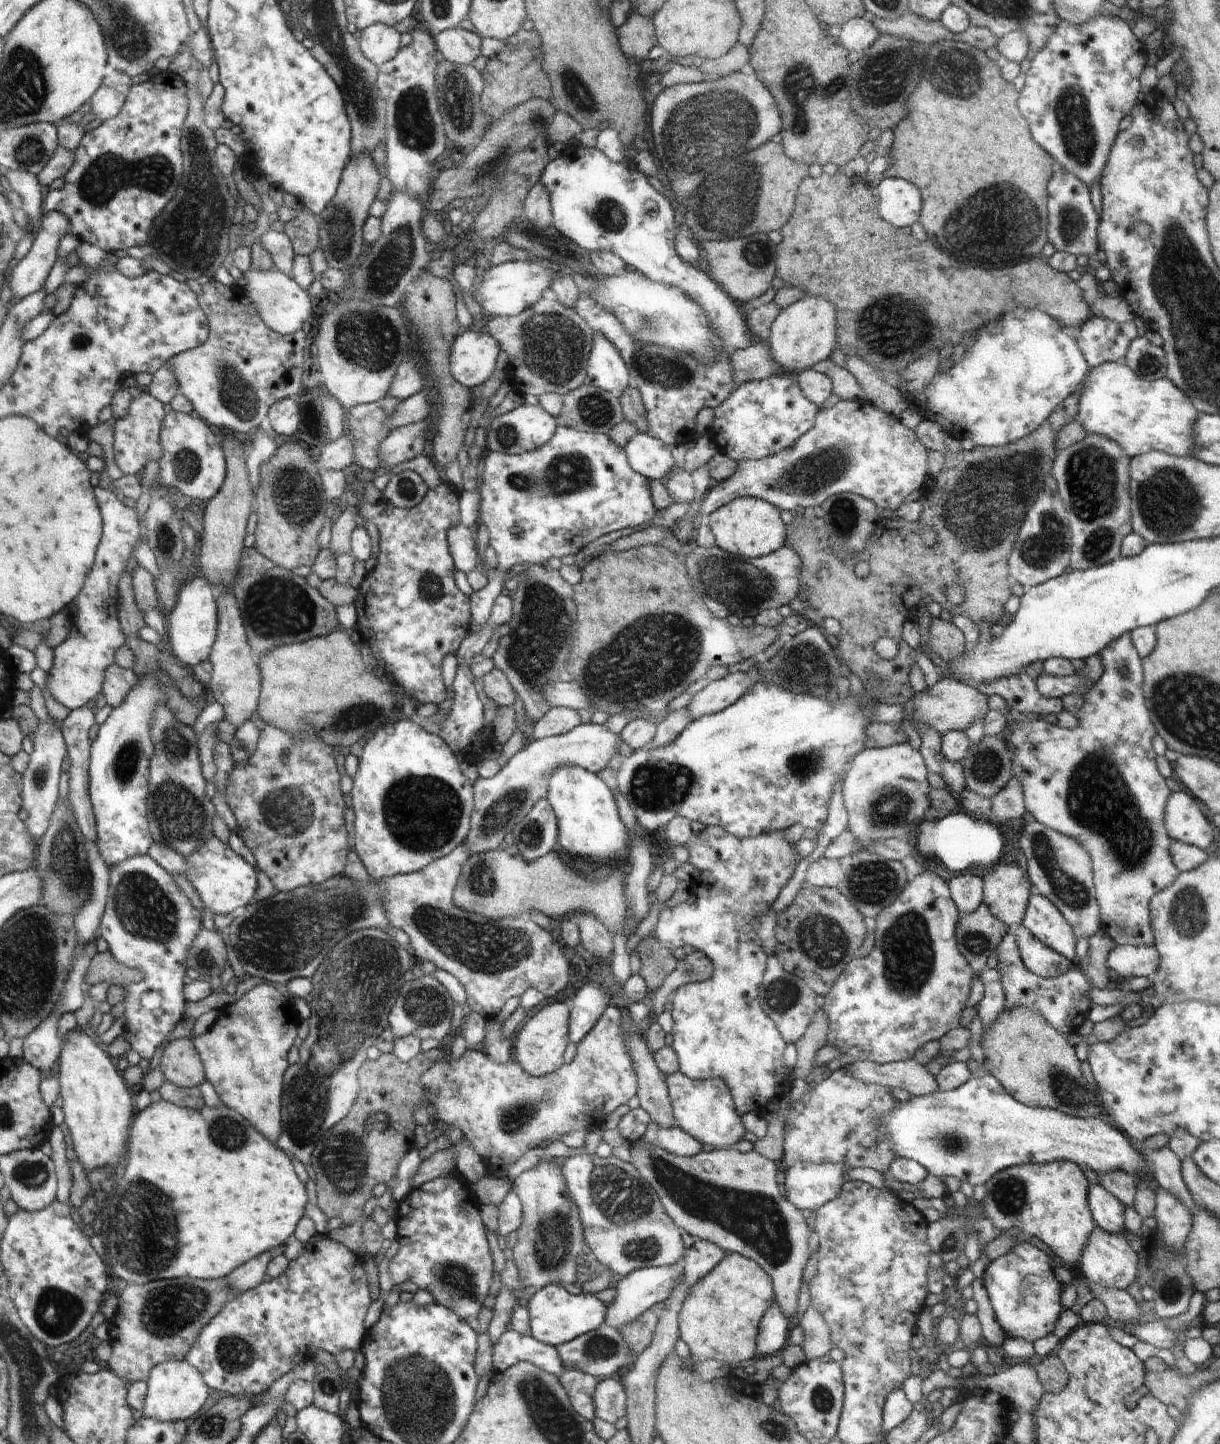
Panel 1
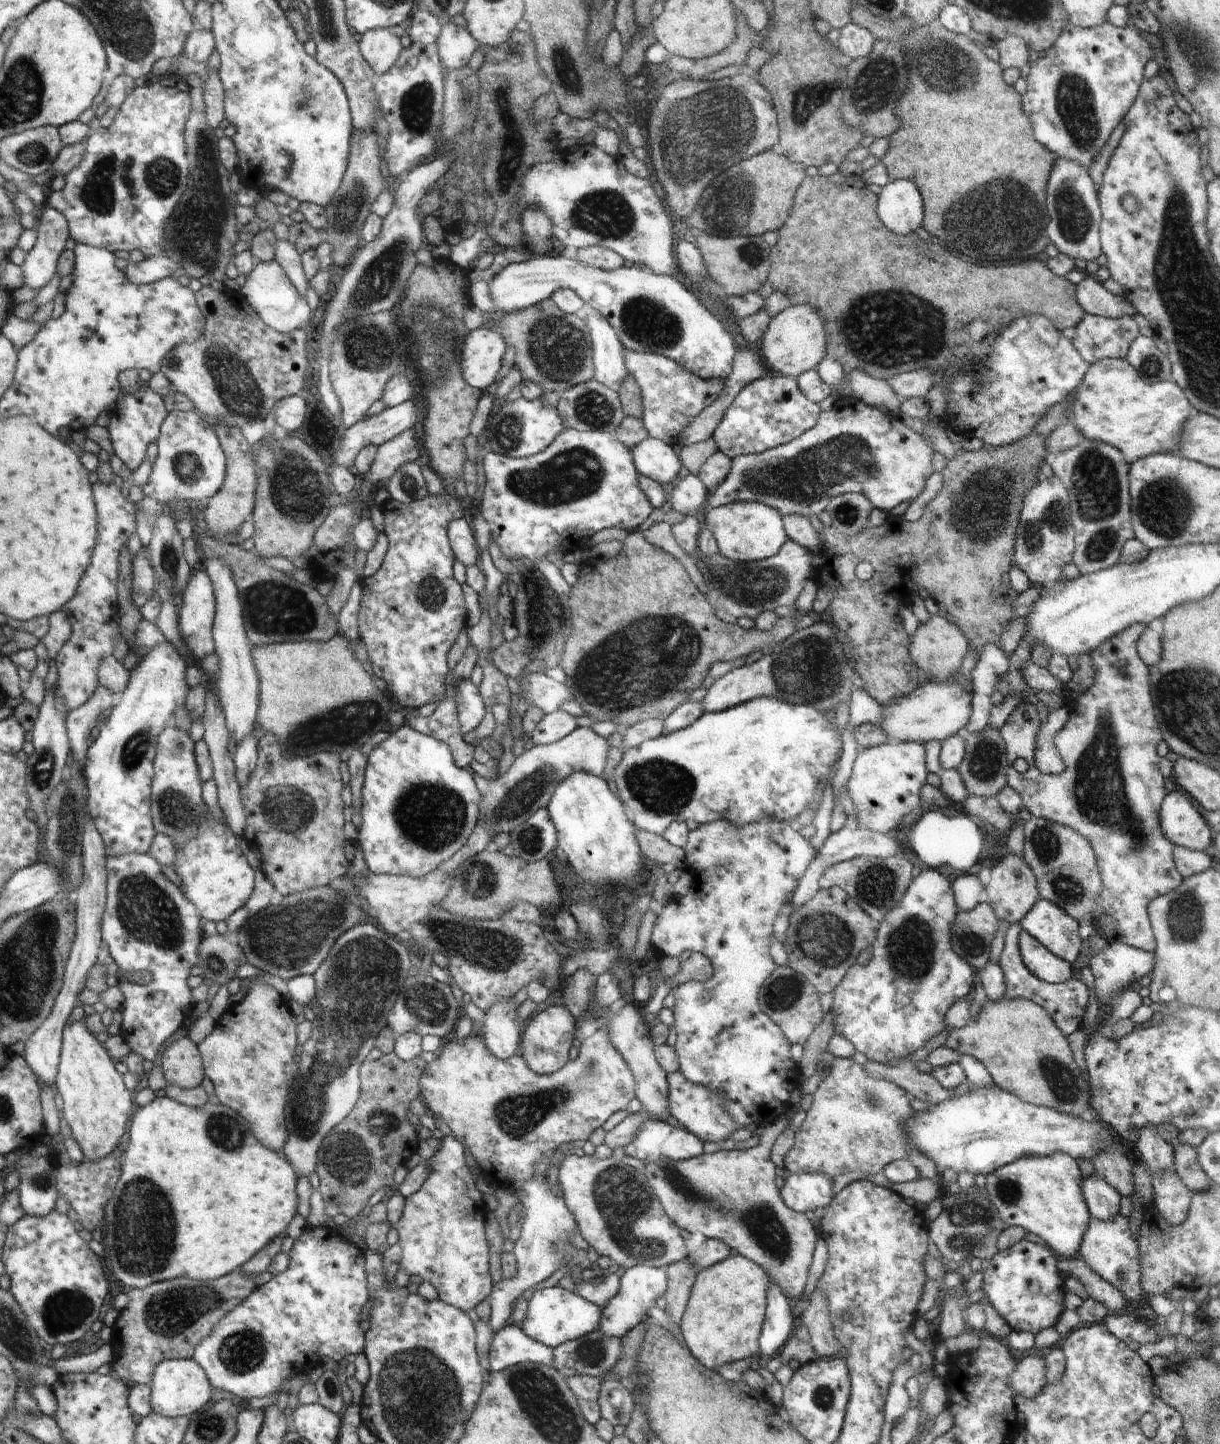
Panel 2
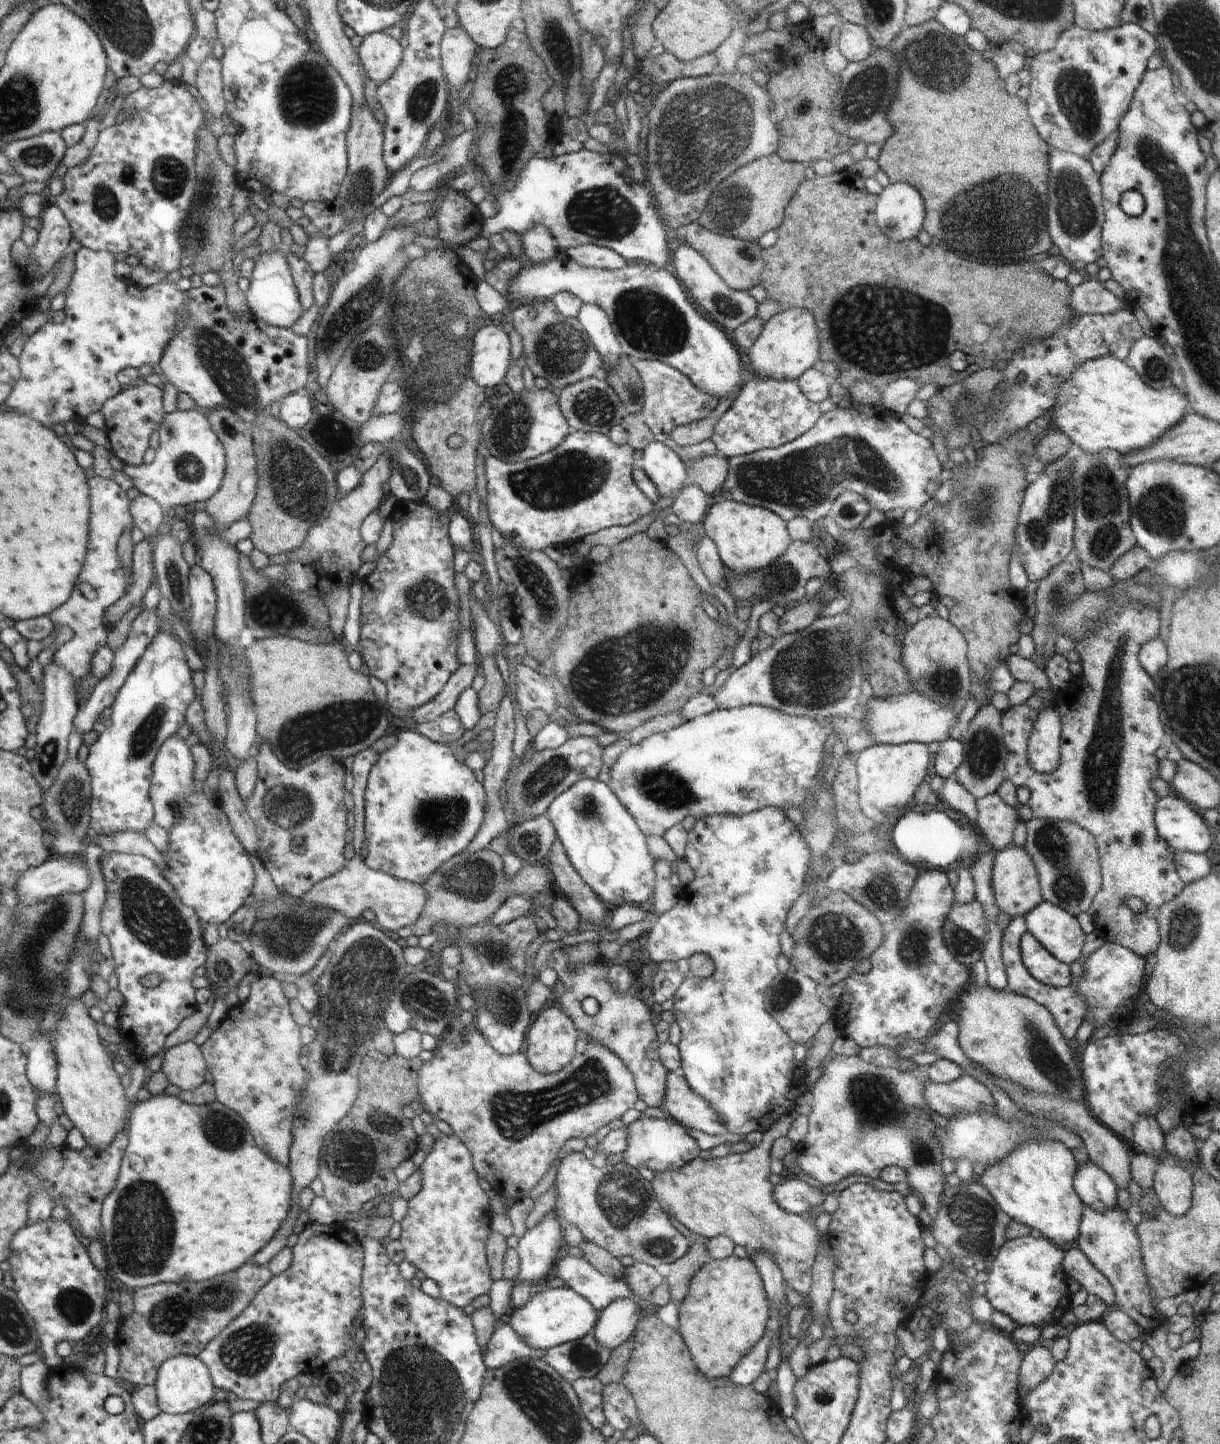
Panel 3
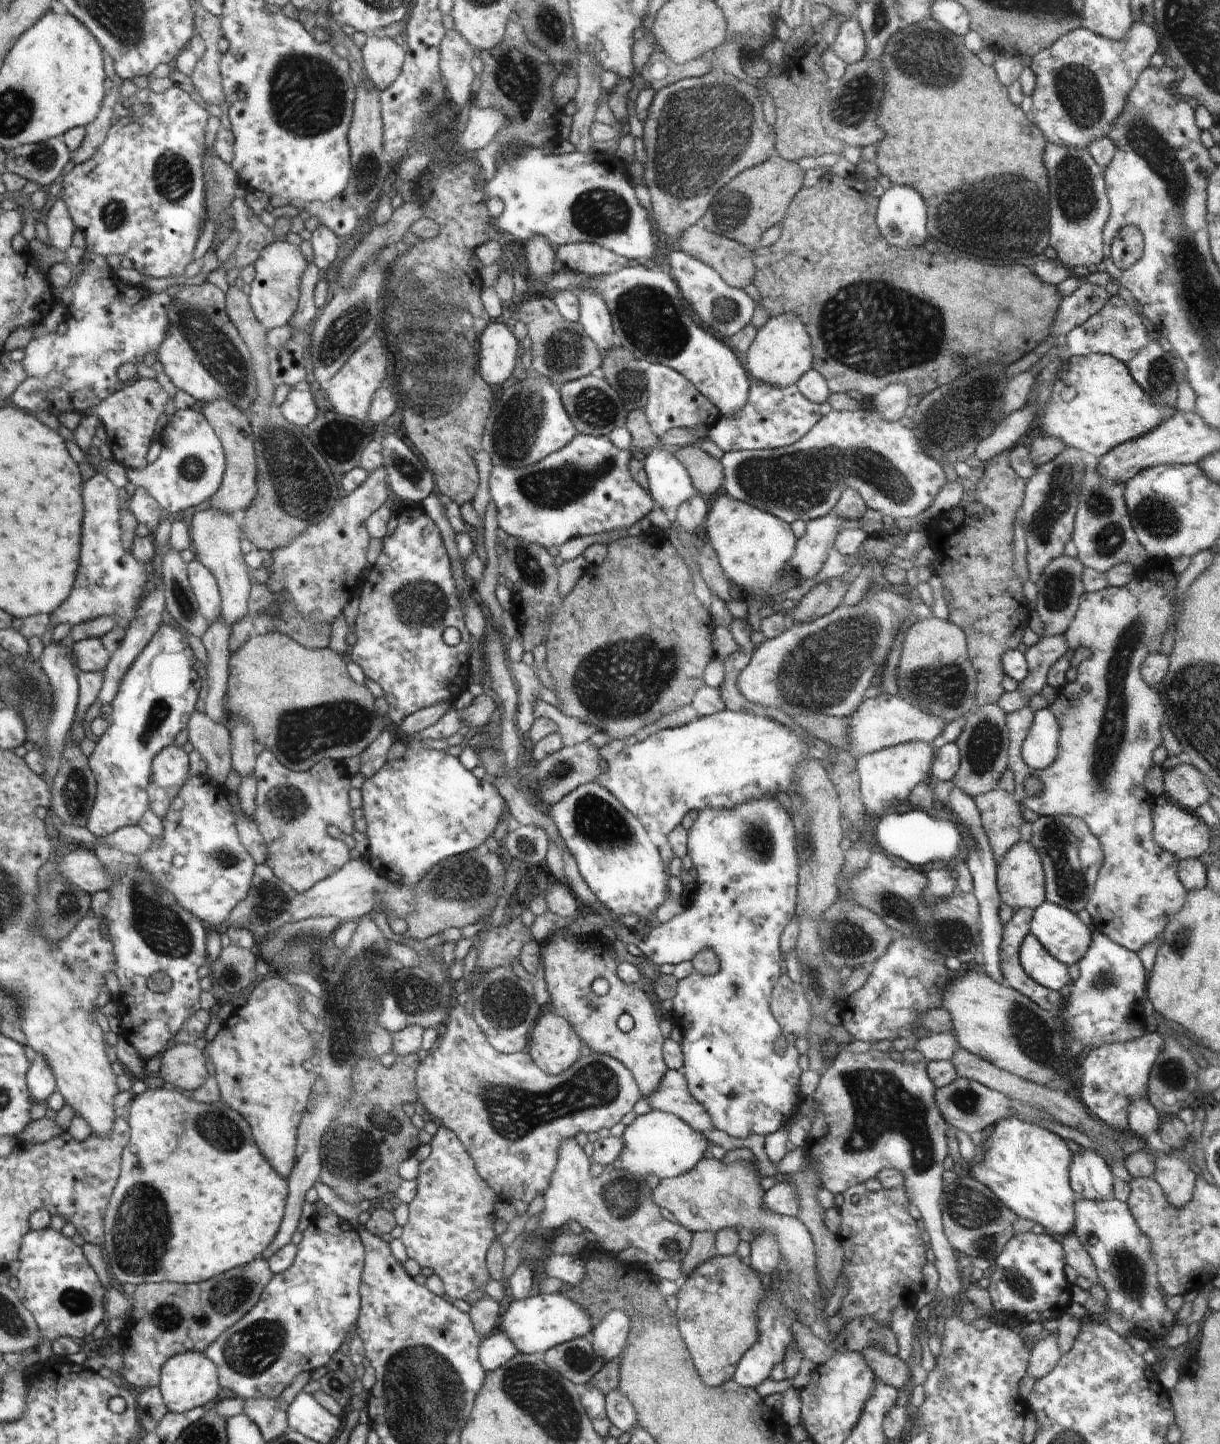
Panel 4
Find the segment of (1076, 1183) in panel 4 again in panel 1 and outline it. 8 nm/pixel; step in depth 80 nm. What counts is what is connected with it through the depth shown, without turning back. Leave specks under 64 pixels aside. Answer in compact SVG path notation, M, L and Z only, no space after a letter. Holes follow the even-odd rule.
M1100 1182L1089 1186L1088 1206L1096 1225L1104 1230L1127 1232L1125 1206Z

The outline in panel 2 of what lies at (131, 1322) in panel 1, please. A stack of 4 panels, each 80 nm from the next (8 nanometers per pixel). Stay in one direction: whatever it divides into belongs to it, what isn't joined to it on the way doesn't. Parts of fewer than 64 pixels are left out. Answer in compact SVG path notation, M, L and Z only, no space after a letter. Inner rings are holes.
M236 1269L212 1280L176 1278L168 1282L156 1282L144 1290L131 1289L127 1293L129 1304L119 1311L112 1326L110 1347L113 1350L114 1375L128 1384L148 1385L162 1361L192 1359L197 1346L217 1328L222 1318L272 1277L267 1270L252 1276Z

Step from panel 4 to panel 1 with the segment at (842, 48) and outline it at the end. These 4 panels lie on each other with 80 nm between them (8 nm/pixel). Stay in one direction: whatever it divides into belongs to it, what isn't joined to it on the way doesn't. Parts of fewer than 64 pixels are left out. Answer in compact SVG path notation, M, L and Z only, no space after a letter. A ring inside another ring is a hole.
M854 17L841 27L839 40L849 51L864 52L880 35L871 20L862 17Z

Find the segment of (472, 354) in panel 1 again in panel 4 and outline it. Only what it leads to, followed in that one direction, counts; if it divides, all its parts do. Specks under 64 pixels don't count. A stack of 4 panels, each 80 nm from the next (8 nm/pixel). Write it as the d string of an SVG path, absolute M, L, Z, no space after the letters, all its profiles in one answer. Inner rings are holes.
M491 323L481 335L481 376L490 386L506 382L518 358L518 342L504 324Z

